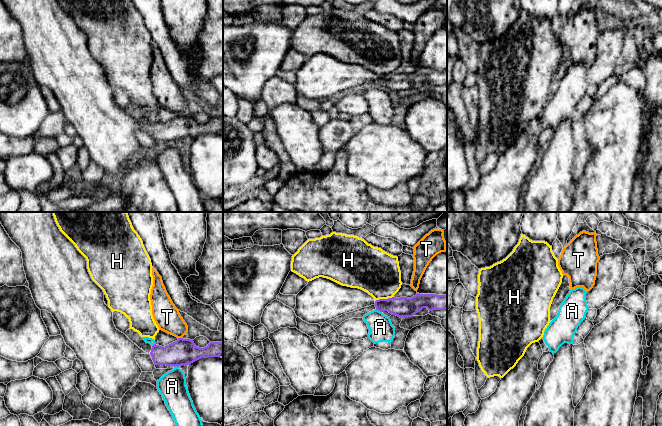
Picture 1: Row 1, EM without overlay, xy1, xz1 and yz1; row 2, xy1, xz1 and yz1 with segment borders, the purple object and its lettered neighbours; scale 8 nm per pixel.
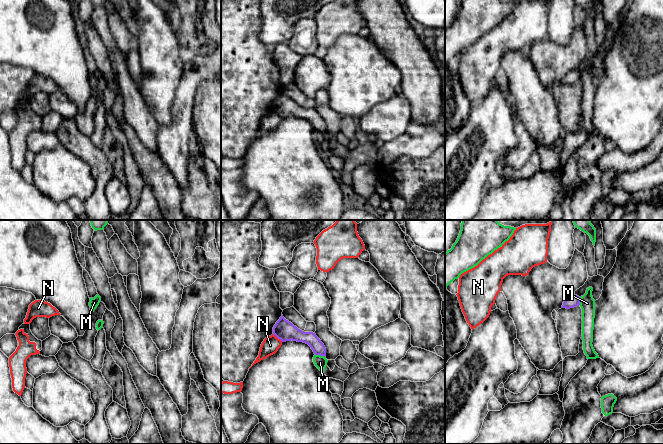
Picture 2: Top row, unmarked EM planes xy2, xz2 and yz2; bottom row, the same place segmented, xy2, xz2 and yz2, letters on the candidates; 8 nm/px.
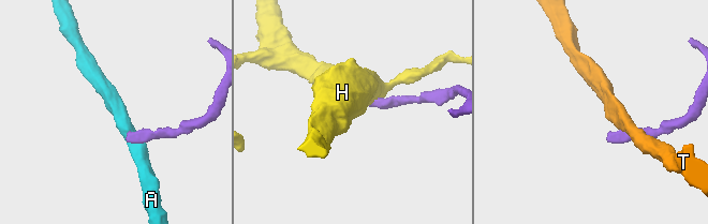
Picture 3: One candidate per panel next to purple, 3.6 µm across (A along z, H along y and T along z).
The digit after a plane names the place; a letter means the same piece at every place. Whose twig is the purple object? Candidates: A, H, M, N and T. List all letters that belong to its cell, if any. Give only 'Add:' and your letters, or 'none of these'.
Add: none of these

